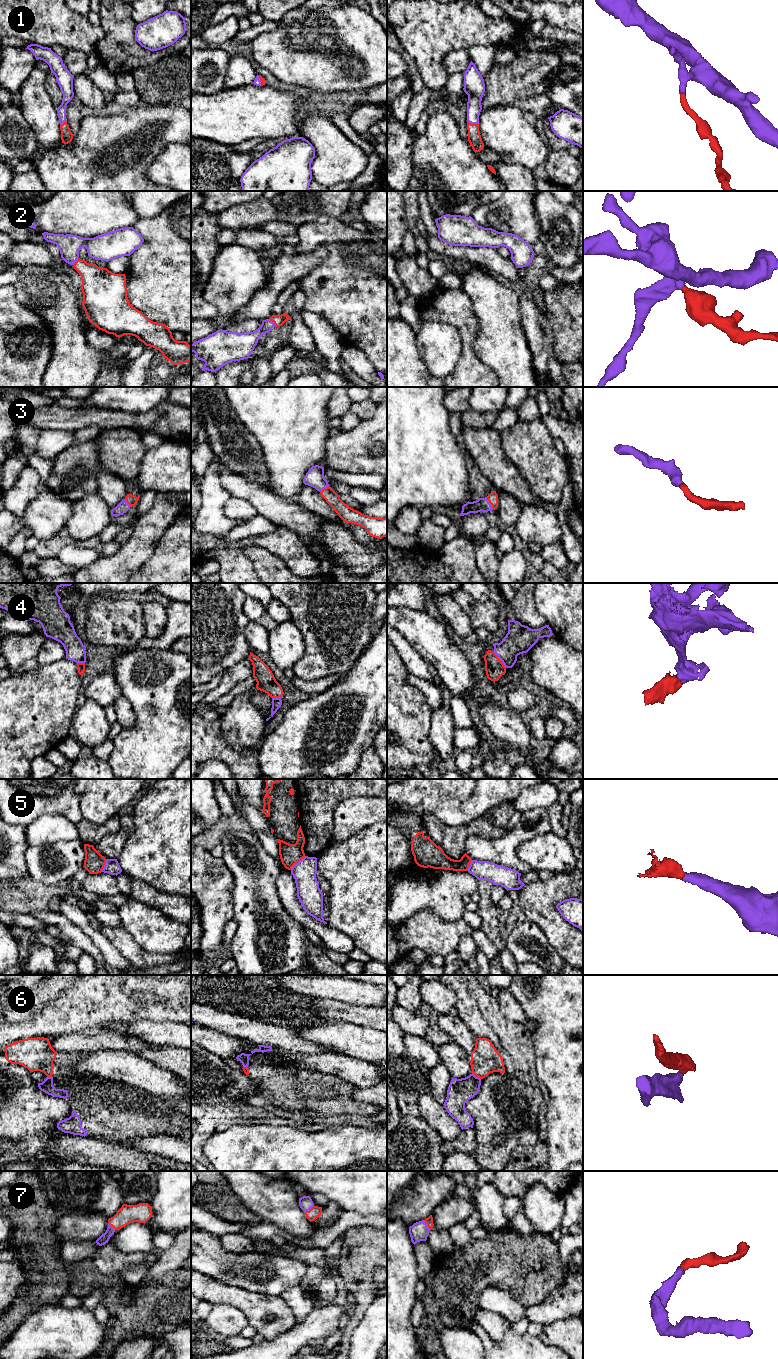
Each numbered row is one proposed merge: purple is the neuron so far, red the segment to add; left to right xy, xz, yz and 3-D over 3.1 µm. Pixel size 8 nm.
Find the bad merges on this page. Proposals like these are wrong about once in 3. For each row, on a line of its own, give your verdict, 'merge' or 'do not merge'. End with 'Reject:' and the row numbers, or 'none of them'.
1: merge
2: merge
3: merge
4: merge
5: do not merge
6: do not merge
7: merge
Reject: 5, 6

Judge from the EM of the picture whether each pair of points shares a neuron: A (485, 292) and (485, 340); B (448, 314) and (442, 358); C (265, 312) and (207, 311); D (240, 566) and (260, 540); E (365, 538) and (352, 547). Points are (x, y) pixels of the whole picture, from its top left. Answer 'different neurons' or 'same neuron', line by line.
A: same neuron
B: different neurons
C: different neurons
D: same neuron
E: different neurons

